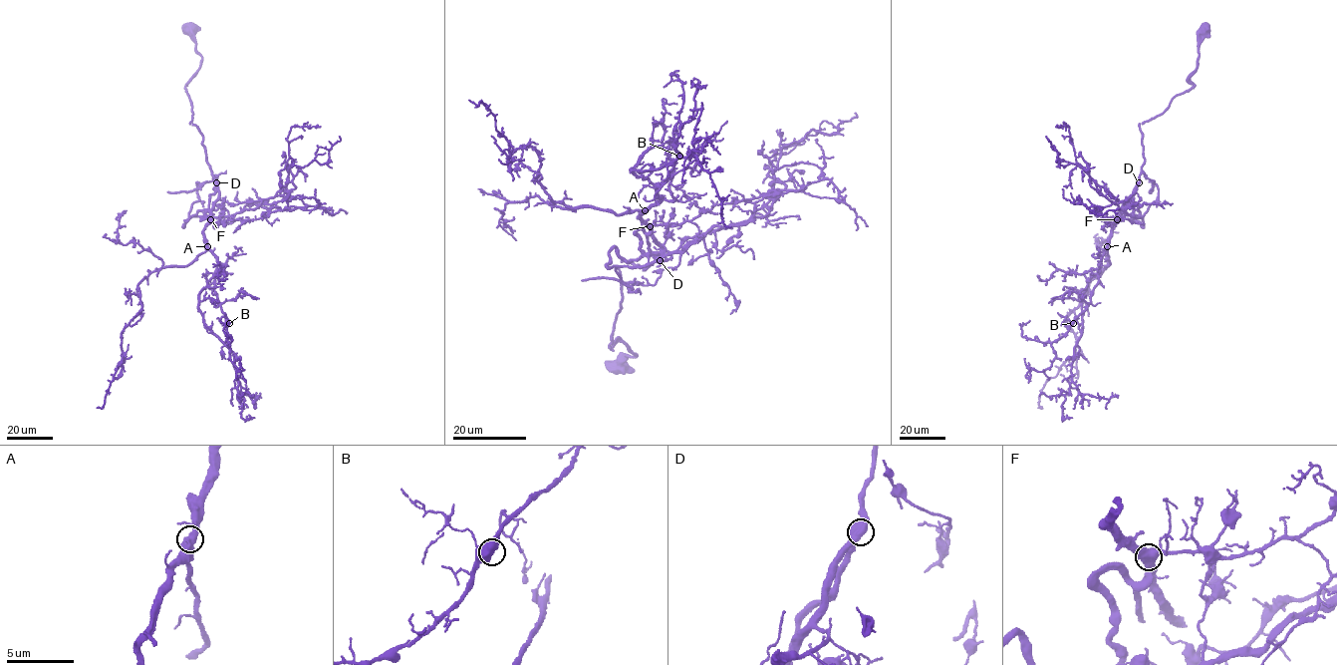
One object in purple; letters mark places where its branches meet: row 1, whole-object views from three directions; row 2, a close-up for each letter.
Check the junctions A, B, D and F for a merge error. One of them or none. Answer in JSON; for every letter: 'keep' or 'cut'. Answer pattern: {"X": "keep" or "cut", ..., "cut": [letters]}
{"A": "keep", "B": "keep", "D": "keep", "F": "keep", "cut": []}

